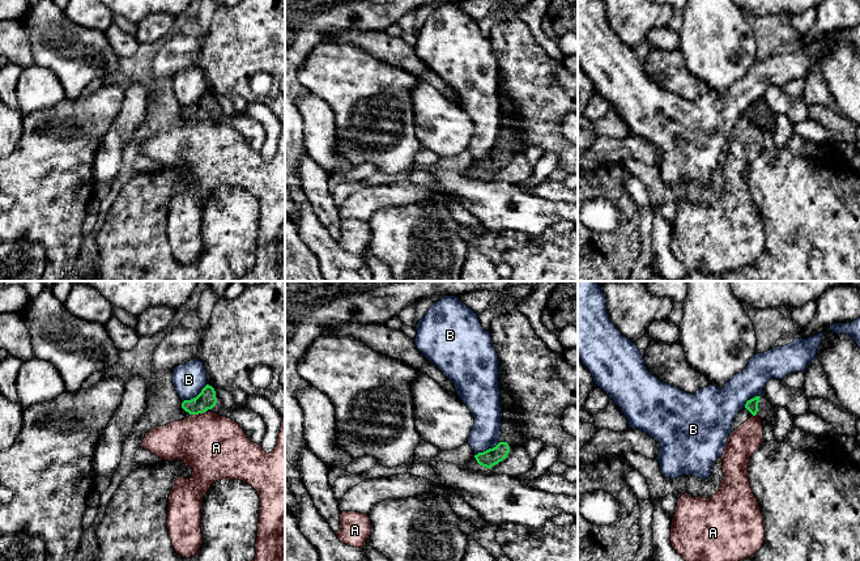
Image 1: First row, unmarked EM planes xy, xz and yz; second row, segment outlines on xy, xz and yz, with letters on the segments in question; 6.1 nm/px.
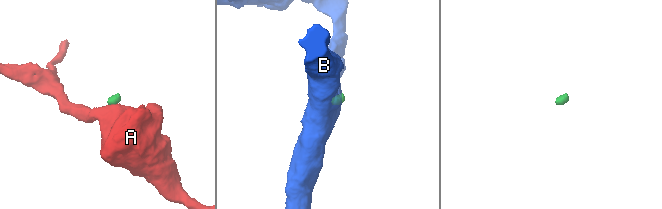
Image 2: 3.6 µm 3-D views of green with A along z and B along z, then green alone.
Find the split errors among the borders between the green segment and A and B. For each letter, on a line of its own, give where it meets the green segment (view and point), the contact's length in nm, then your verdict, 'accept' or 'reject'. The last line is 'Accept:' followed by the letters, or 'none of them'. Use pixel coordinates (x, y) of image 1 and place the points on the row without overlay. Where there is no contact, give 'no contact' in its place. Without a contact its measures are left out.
A: meets green in xy at (198, 120); contact 100 nm long; reject
B: meets green in xy at (196, 103); contact 190 nm long; reject
Accept: none of them

